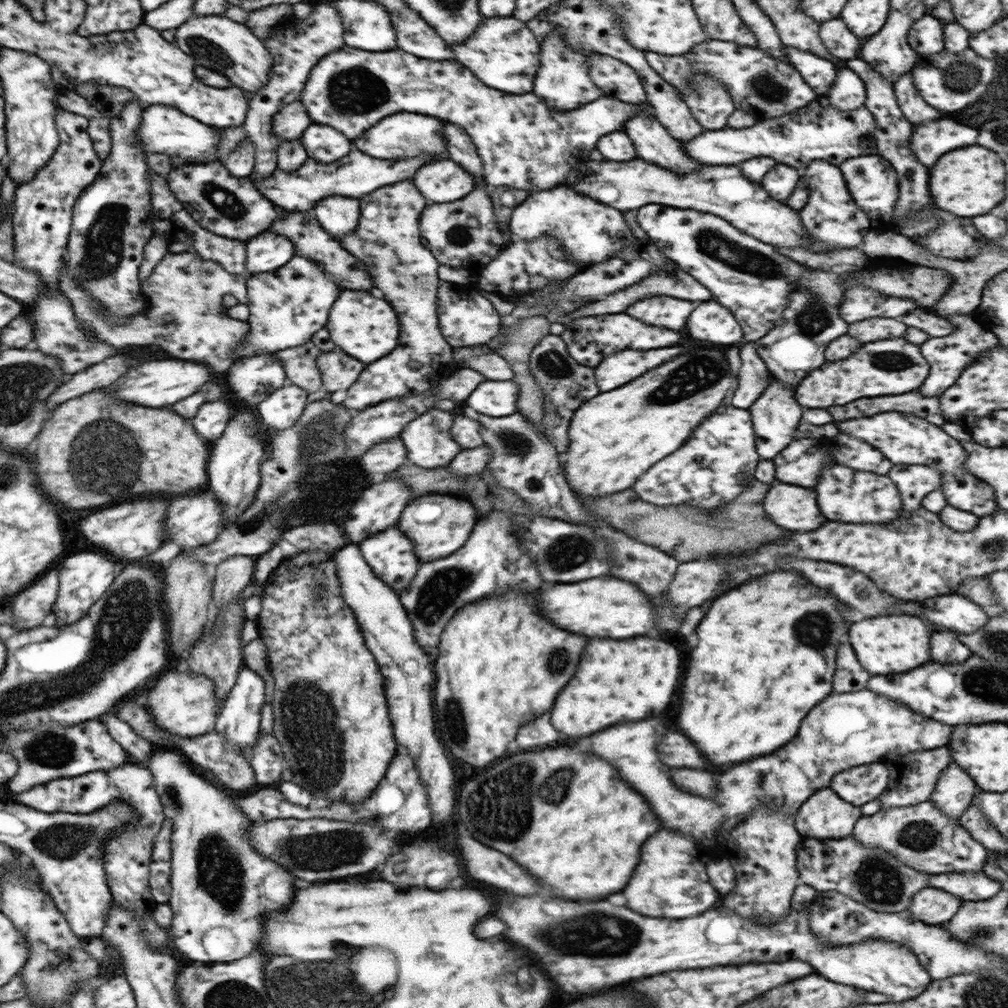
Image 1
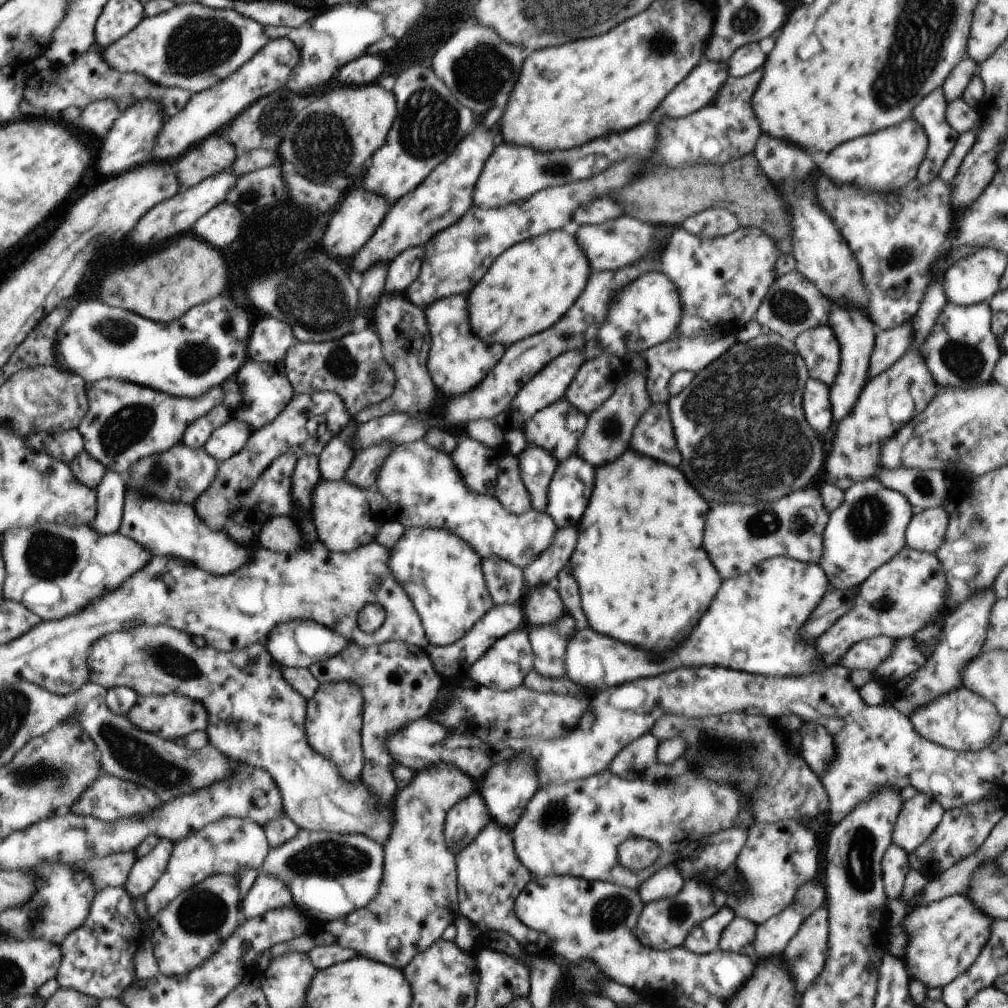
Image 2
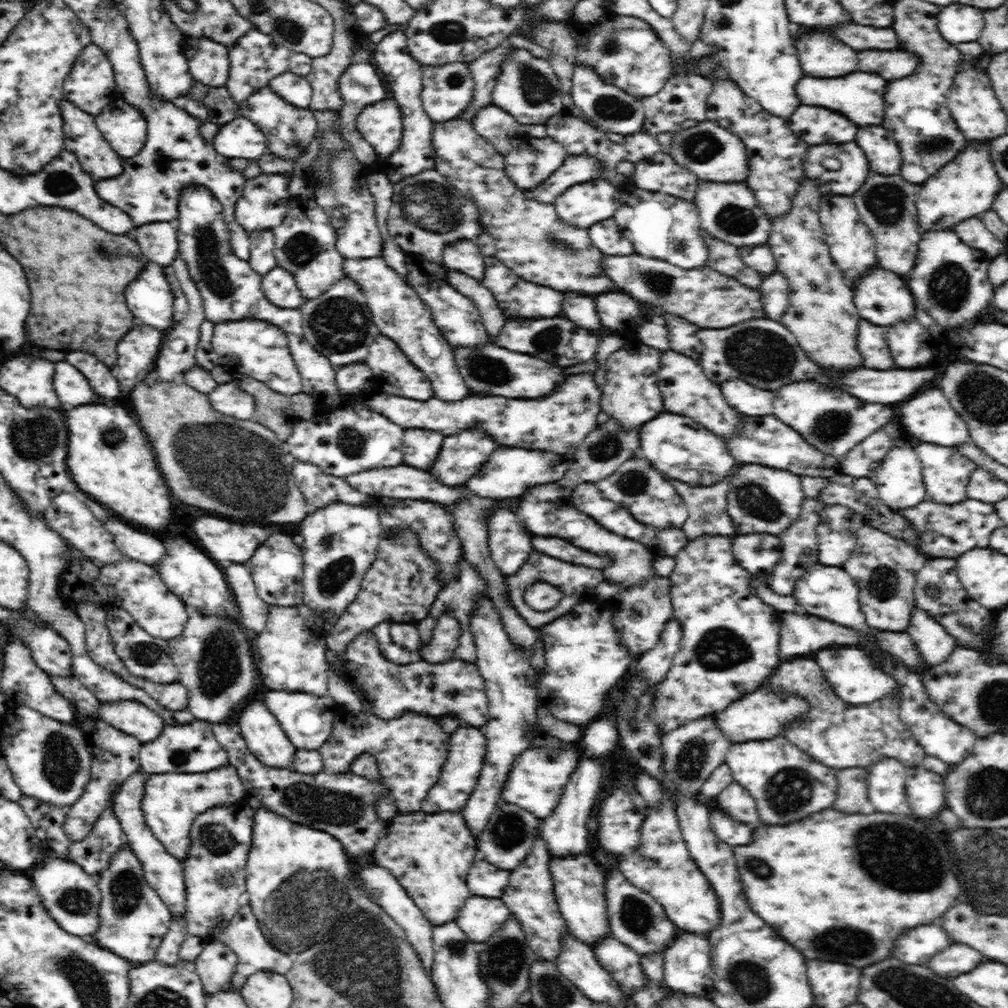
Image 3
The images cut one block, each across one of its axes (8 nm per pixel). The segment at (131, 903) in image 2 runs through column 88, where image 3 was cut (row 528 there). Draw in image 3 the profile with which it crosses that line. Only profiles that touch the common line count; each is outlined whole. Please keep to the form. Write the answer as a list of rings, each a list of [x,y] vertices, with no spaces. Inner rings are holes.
[[[968,498],[956,505],[941,505],[932,501],[922,501],[911,509],[896,511],[908,522],[914,523],[920,531],[922,554],[957,559],[964,552],[989,546],[989,538],[996,528],[1003,526],[1001,518],[991,504]]]

